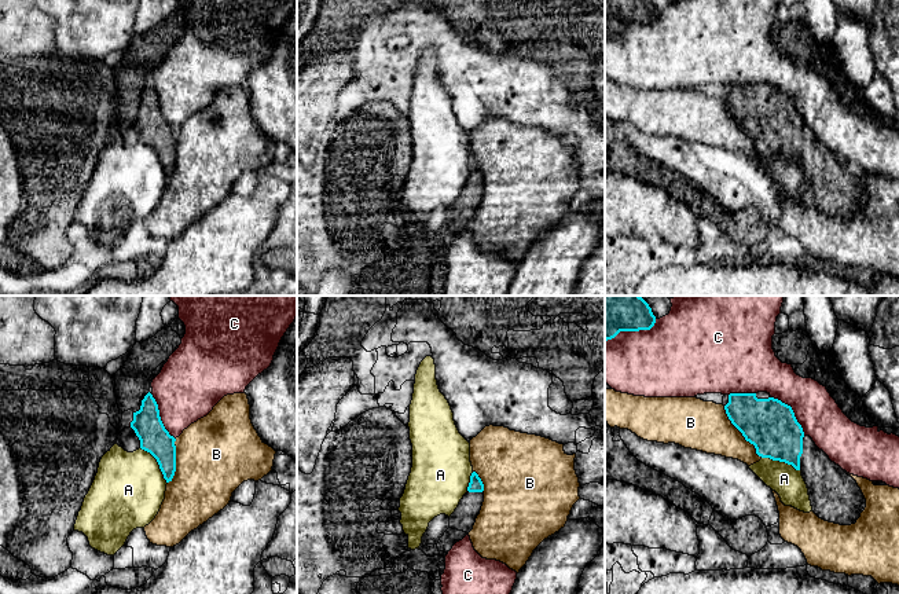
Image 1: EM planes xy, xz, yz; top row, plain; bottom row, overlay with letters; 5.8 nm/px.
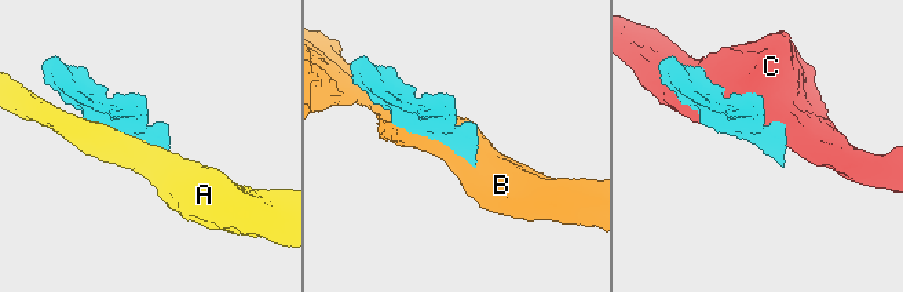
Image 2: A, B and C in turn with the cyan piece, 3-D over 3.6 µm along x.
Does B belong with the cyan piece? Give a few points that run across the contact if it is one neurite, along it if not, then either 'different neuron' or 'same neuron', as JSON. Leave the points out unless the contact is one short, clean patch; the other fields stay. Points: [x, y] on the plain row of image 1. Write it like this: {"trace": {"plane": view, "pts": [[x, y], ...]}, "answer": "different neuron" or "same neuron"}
{"answer": "different neuron"}

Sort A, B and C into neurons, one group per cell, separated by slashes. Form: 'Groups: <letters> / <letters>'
Groups: A / B / C

